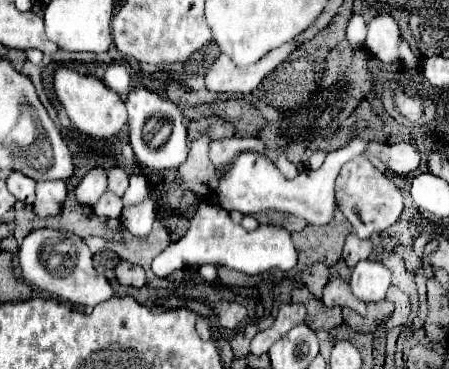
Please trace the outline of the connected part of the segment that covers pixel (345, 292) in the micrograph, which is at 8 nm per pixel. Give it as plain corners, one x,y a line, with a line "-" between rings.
331,278
327,282
327,286
323,288
323,298
321,300
323,300
325,306
349,306
355,312
365,314
365,302
353,296
353,292
349,288
349,282
343,280
343,278

